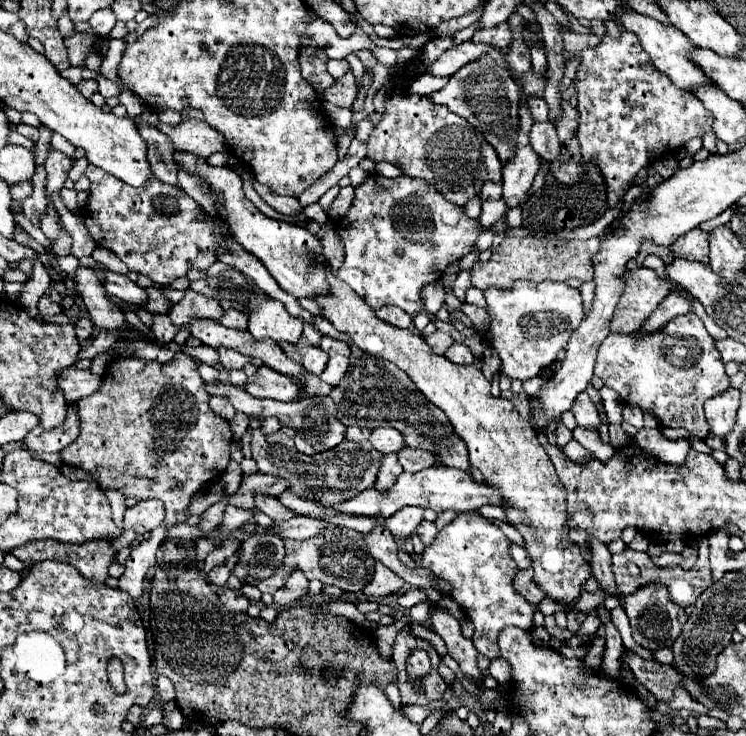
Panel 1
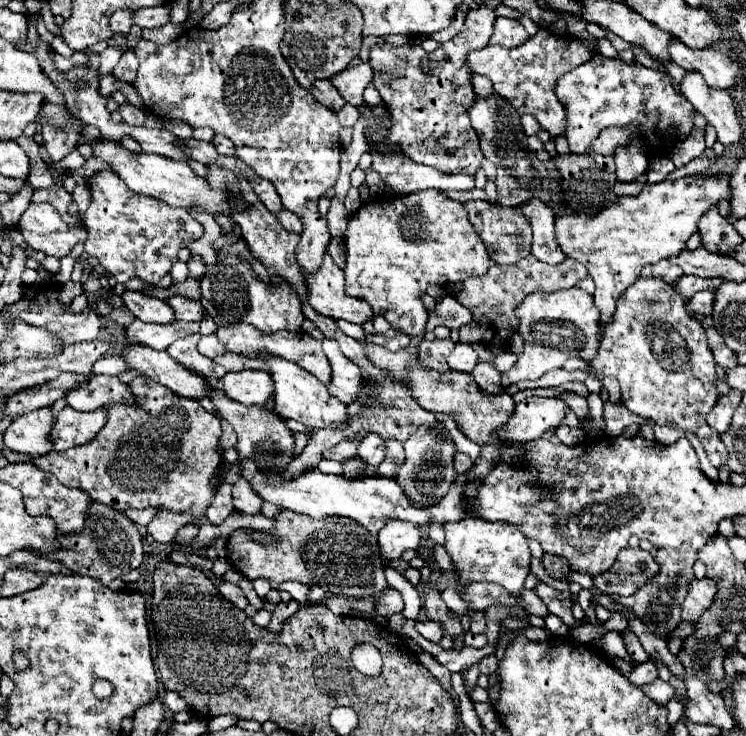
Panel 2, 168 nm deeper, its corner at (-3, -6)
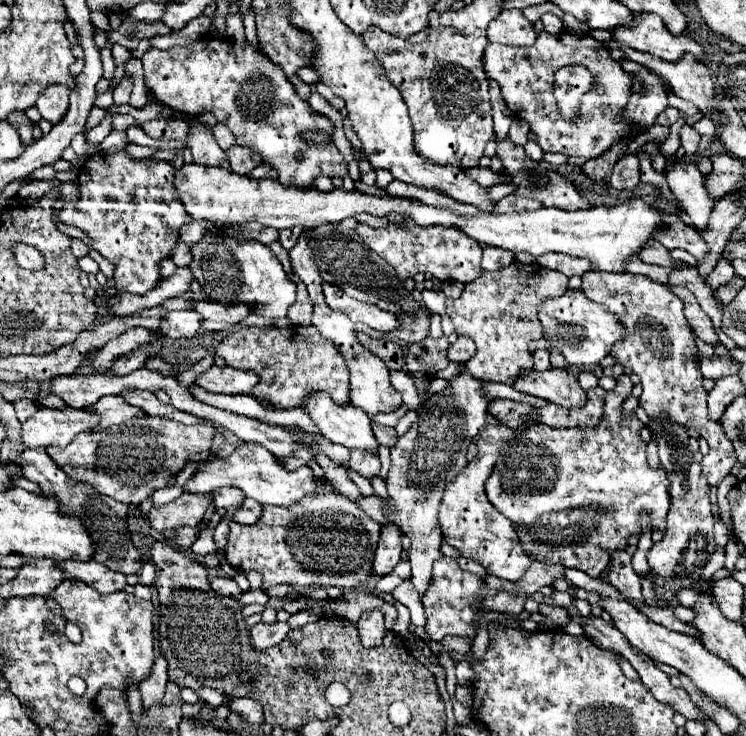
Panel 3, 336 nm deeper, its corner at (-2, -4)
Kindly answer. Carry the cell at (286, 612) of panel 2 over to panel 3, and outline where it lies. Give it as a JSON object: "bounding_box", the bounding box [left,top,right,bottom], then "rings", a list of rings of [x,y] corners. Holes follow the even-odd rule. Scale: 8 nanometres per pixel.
{"bounding_box":[249,621,289,651],"rings":[[[277,621],[273,625],[265,625],[265,623],[255,625],[249,631],[249,637],[251,637],[251,645],[253,645],[255,651],[265,651],[267,647],[281,643],[287,633],[289,633],[289,625]]]}

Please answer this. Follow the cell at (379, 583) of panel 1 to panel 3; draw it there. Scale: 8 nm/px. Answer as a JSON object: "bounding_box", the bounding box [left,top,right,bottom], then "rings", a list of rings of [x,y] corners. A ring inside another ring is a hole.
{"bounding_box":[357,609,387,649],"rings":[[[377,609],[365,611],[361,615],[361,619],[357,621],[357,631],[359,631],[359,637],[361,637],[361,645],[365,649],[381,645],[385,631],[387,631],[387,627],[383,623],[383,613],[377,611]]]}

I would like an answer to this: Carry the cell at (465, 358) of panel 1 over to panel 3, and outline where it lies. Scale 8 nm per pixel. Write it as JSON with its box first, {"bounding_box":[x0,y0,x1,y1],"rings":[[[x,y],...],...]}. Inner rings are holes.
{"bounding_box":[447,337,475,363],"rings":[[[459,337],[455,343],[449,345],[449,351],[447,351],[449,361],[455,361],[455,363],[467,363],[473,355],[475,355],[475,343],[471,341],[471,337]]]}

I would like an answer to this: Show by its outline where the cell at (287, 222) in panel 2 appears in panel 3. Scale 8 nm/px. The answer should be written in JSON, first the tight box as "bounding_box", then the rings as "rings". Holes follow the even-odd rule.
{"bounding_box":[279,227,303,251],"rings":[[[295,227],[295,229],[285,229],[285,231],[281,231],[279,243],[289,251],[289,249],[297,243],[297,239],[301,237],[301,233],[303,233],[303,229],[299,229],[299,227]]]}

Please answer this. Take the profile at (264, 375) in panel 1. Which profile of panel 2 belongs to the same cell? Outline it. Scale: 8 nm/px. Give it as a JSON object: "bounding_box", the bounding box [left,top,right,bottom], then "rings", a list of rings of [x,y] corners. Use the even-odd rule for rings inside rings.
{"bounding_box":[222,371,274,407],"rings":[[[266,371],[226,373],[222,381],[226,395],[244,405],[264,407],[274,397],[274,381]]]}

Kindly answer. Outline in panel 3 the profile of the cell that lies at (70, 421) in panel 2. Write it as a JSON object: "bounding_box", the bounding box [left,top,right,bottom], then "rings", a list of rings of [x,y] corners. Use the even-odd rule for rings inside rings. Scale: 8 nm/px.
{"bounding_box":[89,395,145,431],"rings":[[[107,395],[107,397],[99,399],[97,403],[99,403],[99,407],[89,407],[89,409],[95,409],[95,413],[99,413],[99,417],[101,417],[95,431],[101,431],[101,429],[111,427],[111,425],[121,425],[121,423],[127,423],[129,419],[145,415],[143,409],[137,409],[135,405],[129,405],[123,397]]]}

